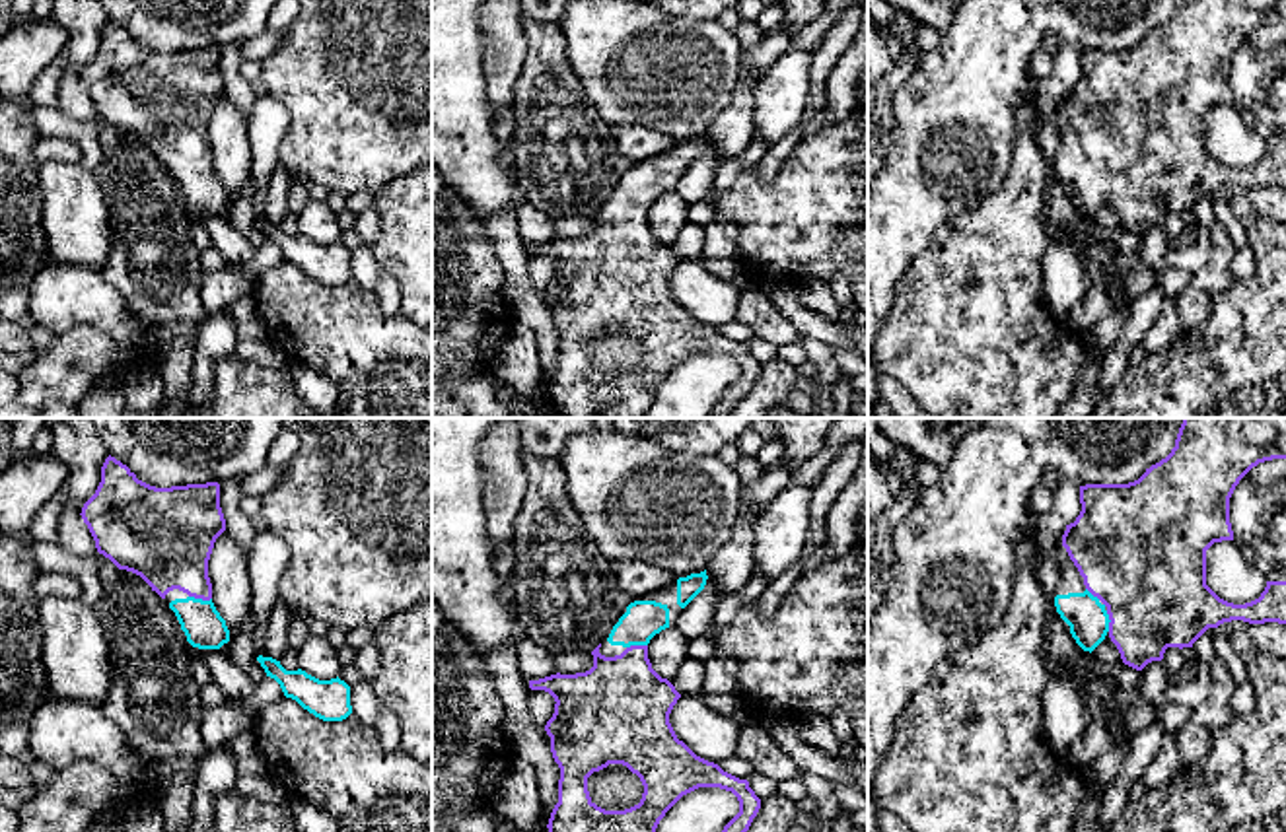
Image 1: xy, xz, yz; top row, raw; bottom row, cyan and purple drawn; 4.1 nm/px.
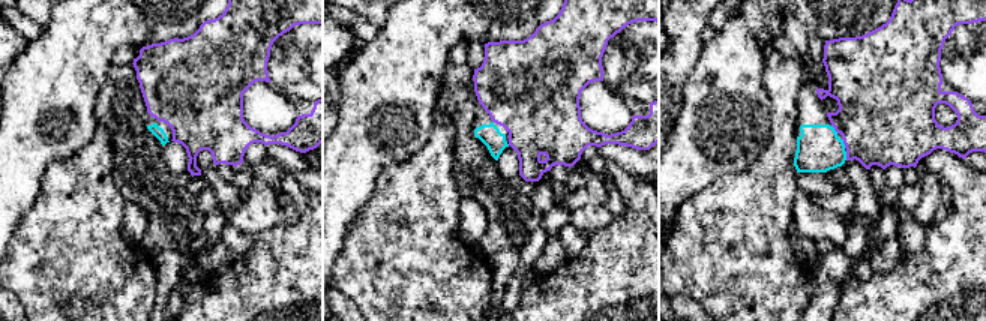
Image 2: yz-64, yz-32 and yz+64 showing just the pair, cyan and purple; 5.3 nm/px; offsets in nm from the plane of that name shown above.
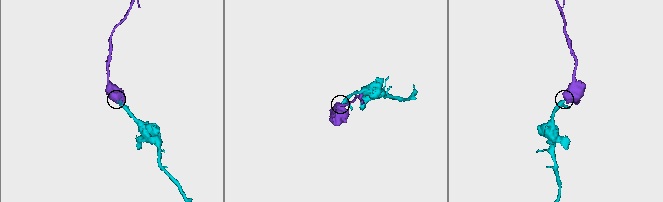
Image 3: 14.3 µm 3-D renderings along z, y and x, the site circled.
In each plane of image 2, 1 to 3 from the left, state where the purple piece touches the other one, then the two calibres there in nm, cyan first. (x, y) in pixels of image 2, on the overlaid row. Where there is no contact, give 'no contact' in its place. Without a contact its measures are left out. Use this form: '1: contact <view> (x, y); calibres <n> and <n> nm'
1: no contact
2: no contact
3: contact yz+64 (842, 143); calibres 240 and 480 nm

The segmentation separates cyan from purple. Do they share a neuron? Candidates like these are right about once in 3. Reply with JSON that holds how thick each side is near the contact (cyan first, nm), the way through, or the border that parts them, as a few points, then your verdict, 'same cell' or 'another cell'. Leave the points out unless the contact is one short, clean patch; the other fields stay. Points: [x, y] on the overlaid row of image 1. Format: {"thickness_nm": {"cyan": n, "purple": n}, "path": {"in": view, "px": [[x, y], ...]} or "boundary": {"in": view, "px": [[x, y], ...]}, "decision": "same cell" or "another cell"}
{"thickness_nm": {"cyan": 170, "purple": 340}, "path": {"in": "xy", "px": [[205, 628], [201, 623], [201, 599], [197, 584], [170, 549]]}, "decision": "same cell"}

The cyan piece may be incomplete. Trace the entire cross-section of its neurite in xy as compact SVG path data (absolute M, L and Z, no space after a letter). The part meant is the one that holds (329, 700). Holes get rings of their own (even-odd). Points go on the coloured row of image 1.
M259 655L257 661L267 676L274 678L284 696L323 721L342 721L352 713L350 686L337 678L319 680L305 671L286 671L280 661Z

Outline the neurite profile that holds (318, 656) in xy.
M309 636L298 649L298 665L319 680L331 680L340 675L337 647L323 636Z

